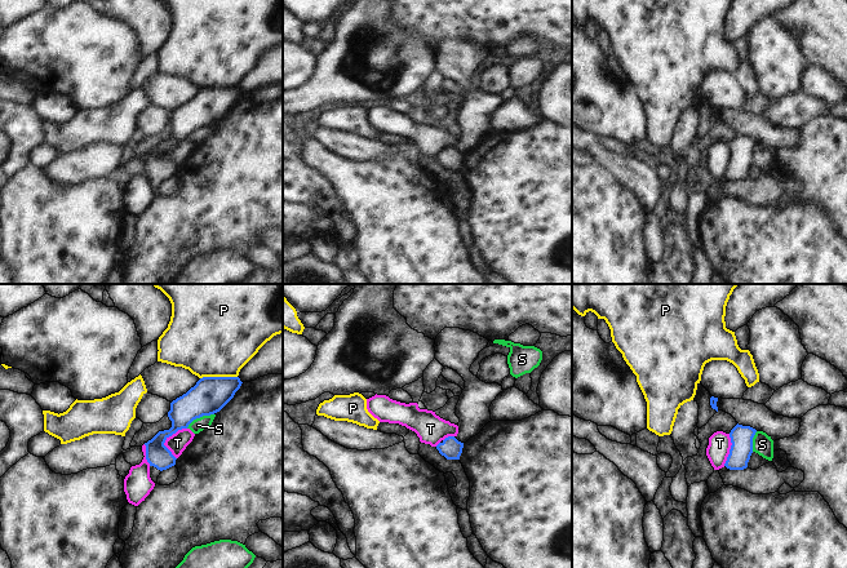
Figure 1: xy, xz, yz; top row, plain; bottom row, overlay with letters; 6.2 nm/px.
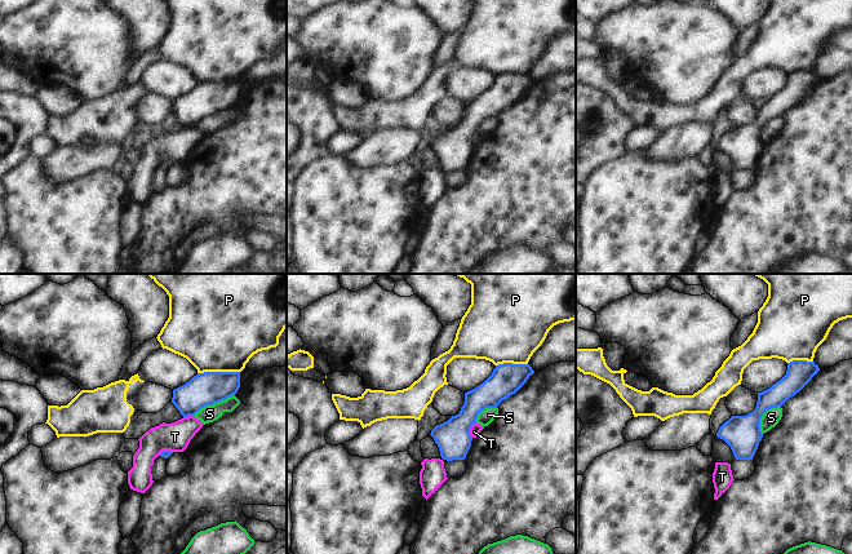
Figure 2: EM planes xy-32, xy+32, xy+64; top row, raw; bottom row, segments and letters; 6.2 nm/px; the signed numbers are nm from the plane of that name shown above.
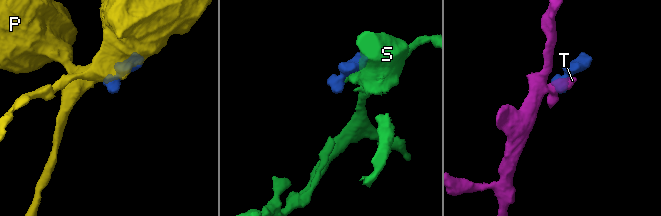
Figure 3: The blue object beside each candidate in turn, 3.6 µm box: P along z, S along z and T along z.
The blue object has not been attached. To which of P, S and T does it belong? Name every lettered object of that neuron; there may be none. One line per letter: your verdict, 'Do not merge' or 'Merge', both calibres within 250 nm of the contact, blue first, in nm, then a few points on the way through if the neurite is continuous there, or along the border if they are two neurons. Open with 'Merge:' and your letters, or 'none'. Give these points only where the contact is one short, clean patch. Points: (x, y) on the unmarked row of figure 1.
Merge: none
P: Do not merge. Thickness 220 nm (blue) against 500 nm
S: Do not merge. Thickness 220 nm (blue) against 90 nm
T: Do not merge. Thickness 170 nm (blue) against 120 nm. Boundary: xy (186, 138), (178, 140), (164, 154), (176, 169)

